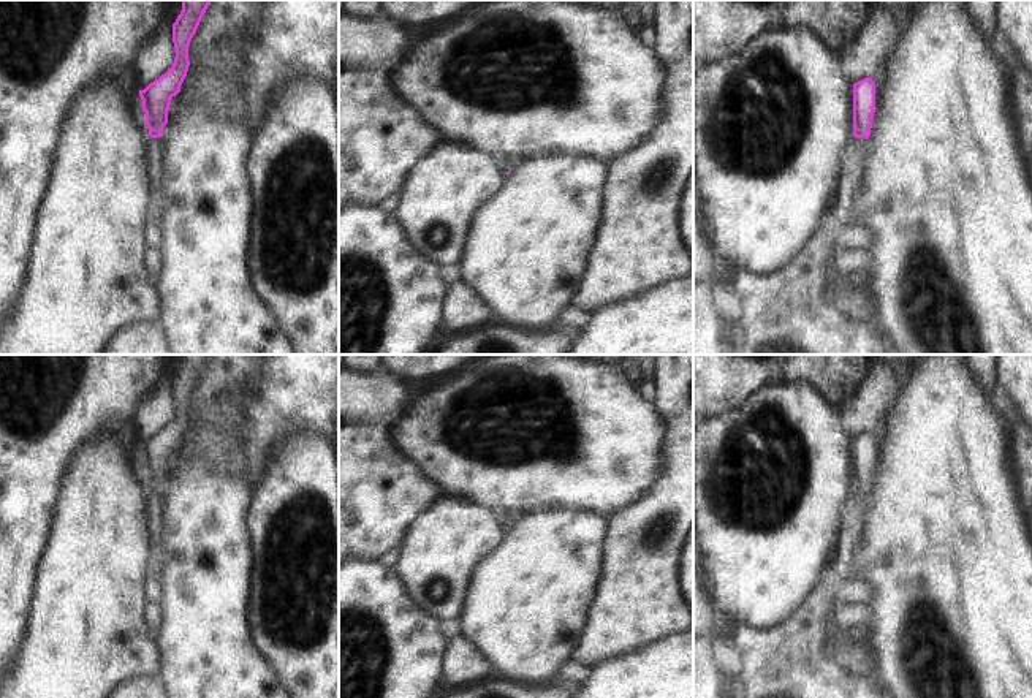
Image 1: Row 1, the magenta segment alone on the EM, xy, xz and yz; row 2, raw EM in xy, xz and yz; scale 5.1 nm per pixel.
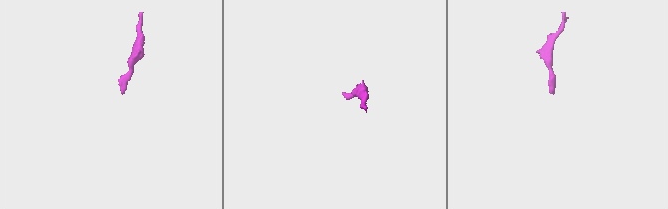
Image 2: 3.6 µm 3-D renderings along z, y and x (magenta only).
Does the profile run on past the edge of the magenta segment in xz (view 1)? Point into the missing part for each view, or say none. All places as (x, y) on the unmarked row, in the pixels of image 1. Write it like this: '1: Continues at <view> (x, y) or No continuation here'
1: No continuation here

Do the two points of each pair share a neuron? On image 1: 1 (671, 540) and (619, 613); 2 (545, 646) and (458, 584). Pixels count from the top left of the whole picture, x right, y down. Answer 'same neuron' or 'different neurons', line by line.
1: same neuron
2: different neurons

